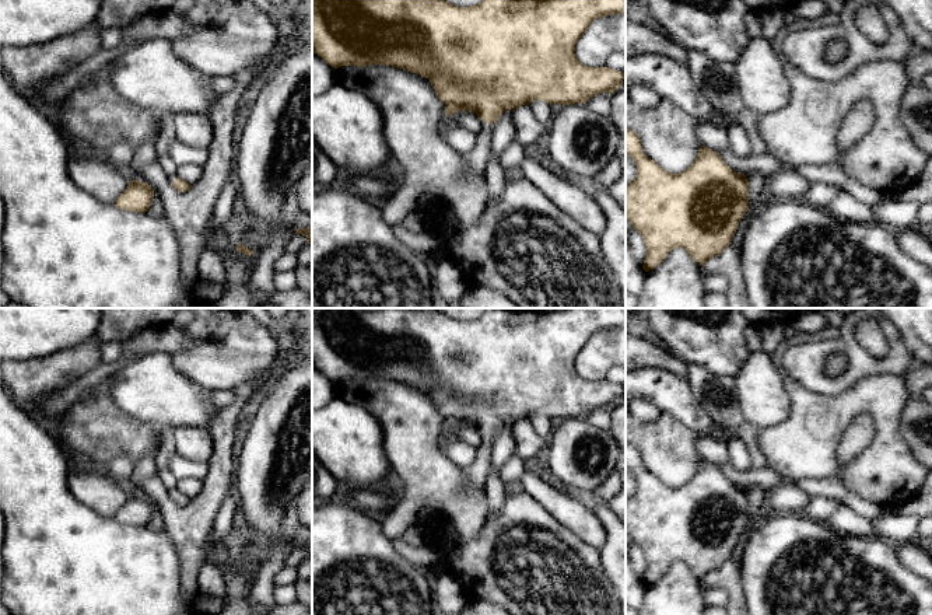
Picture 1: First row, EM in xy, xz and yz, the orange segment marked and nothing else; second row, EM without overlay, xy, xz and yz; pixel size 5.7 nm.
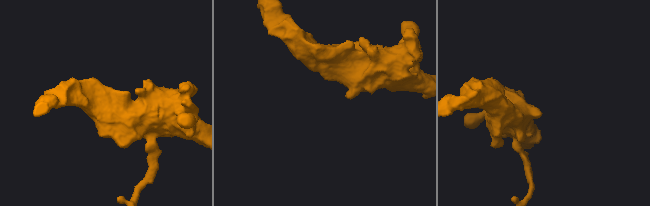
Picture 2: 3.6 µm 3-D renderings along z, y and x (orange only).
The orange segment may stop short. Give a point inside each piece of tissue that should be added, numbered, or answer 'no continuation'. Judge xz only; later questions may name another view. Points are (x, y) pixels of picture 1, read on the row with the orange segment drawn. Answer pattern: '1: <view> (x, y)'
1: xz (476, 160)

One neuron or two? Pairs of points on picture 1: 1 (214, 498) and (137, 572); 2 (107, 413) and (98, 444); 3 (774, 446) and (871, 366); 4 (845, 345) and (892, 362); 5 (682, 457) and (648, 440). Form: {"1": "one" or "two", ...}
{"1": "two", "2": "one", "3": "two", "4": "one", "5": "one"}

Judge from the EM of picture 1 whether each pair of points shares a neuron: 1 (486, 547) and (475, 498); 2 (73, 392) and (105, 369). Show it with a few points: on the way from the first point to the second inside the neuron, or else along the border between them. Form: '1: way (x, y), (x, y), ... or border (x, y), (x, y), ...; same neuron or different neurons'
1: border (486, 519), (472, 538), (462, 538), (455, 530); different neurons
2: way (81, 384), (97, 374); same neuron

